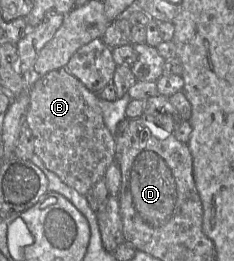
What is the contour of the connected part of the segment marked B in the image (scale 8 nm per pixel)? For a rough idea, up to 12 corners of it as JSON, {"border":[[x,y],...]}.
{"border":[[65,68],[32,79],[34,154],[86,195],[114,162],[97,94]]}

